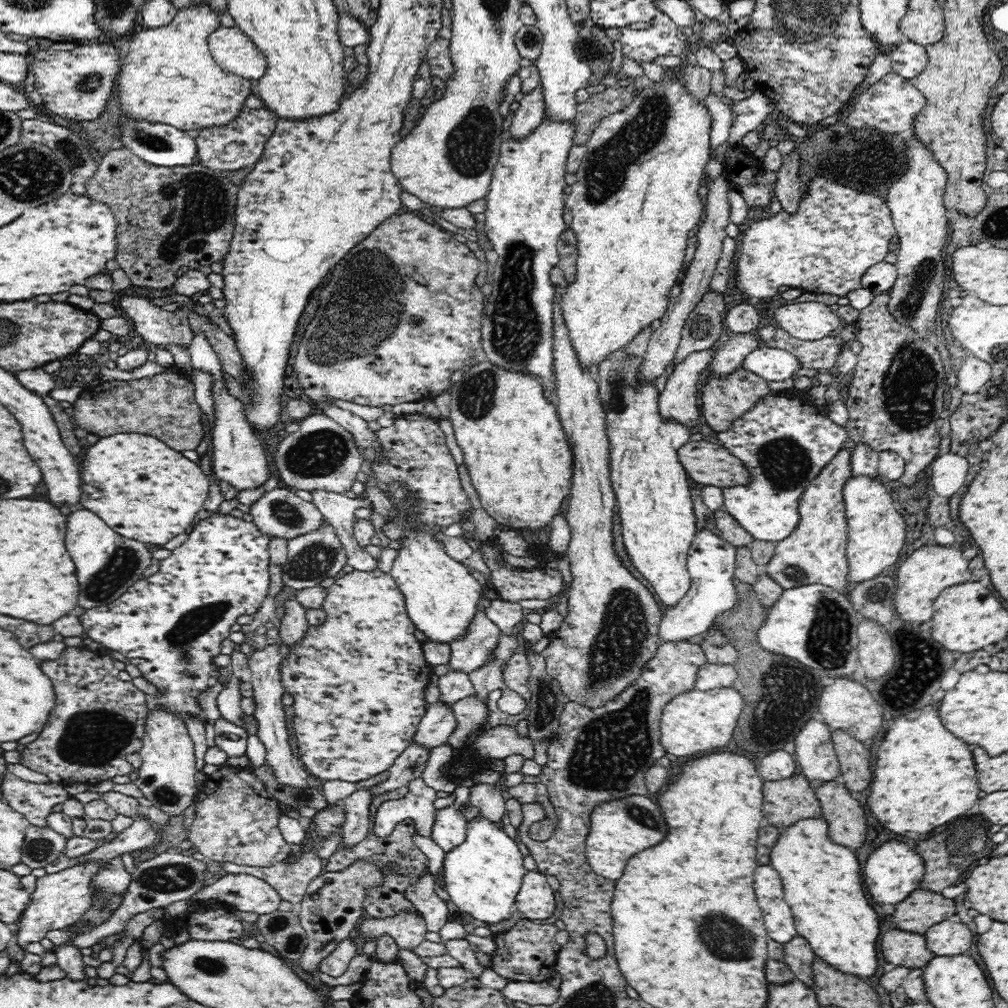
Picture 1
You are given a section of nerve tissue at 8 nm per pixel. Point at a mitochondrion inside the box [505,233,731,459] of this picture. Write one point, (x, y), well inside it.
(615, 397)

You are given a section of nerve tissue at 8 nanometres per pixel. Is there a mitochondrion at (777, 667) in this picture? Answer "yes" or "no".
yes

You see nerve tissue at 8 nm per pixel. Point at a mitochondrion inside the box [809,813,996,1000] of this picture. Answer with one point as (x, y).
(962, 836)

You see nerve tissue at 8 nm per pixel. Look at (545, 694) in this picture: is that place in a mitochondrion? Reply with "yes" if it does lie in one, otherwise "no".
yes

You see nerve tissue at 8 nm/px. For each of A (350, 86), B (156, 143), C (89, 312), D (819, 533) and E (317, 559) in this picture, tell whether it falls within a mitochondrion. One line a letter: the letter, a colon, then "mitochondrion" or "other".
A: other
B: mitochondrion
C: other
D: other
E: mitochondrion

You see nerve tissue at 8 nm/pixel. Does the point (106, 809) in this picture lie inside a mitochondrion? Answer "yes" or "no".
no

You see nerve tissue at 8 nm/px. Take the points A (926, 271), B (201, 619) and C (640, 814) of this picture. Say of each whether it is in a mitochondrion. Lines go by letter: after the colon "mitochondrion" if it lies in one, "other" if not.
A: mitochondrion
B: mitochondrion
C: mitochondrion

